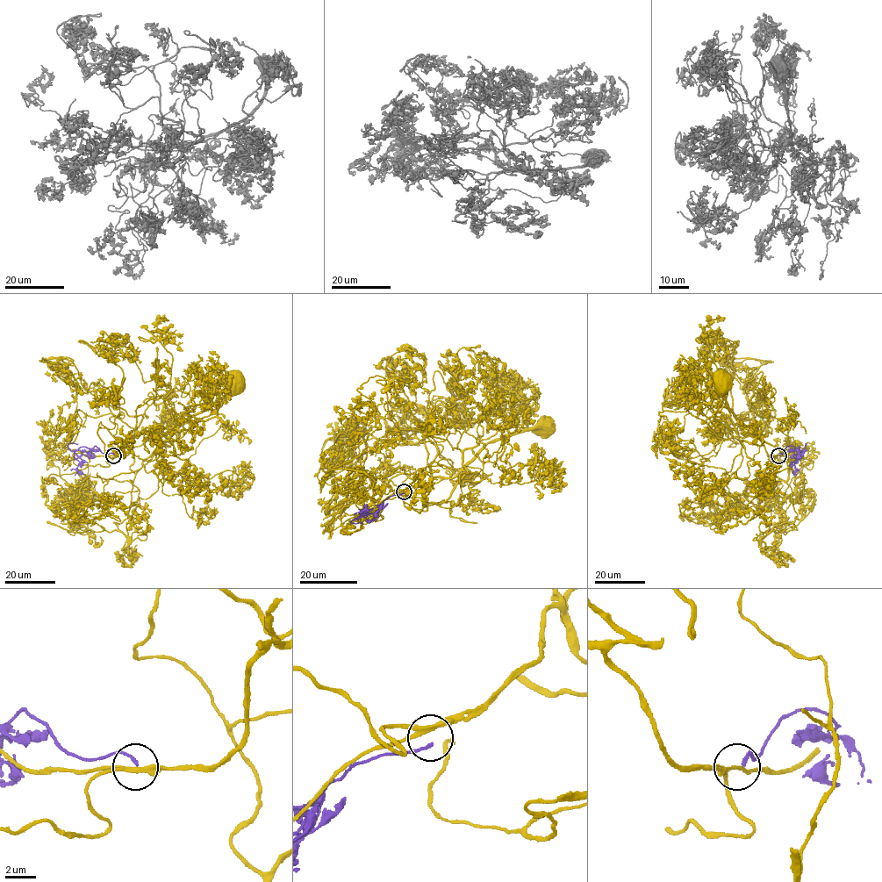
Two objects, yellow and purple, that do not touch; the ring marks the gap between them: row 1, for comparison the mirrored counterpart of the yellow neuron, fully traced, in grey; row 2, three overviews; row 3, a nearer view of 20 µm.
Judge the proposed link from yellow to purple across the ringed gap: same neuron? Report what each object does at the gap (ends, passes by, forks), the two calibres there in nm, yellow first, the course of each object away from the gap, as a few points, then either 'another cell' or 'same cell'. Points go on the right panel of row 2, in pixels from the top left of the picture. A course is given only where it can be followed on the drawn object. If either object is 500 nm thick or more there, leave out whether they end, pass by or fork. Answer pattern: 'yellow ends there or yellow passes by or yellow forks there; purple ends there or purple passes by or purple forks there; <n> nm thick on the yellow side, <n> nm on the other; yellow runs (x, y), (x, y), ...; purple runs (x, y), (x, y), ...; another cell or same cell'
yellow forks there; purple ends there; 240 nm thick on the yellow side, 200 nm on the other; yellow runs (778, 455), (770, 455), (756, 436), (766, 433), (759, 435), (734, 415), (724, 394), (727, 384), (724, 382); purple runs (779, 455), (787, 447), (799, 447), (802, 451), (806, 444); another cell

